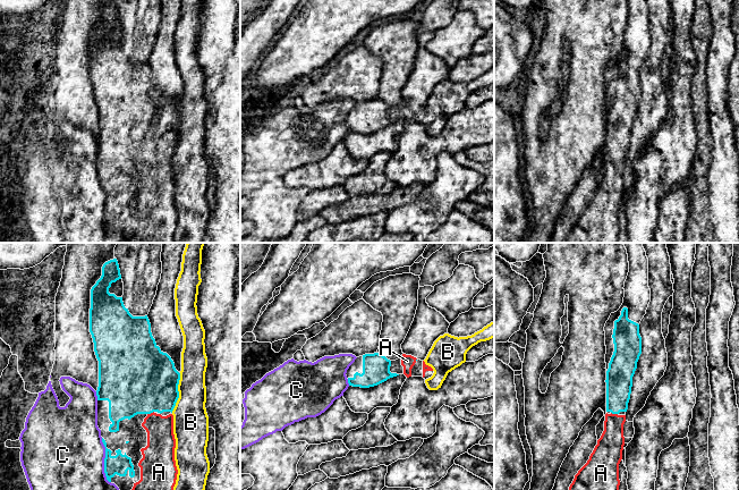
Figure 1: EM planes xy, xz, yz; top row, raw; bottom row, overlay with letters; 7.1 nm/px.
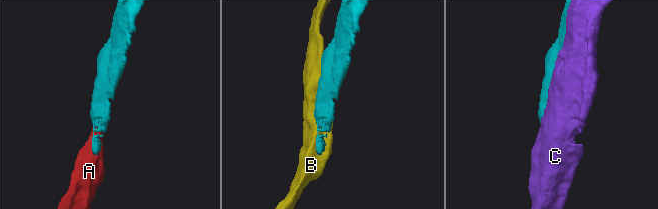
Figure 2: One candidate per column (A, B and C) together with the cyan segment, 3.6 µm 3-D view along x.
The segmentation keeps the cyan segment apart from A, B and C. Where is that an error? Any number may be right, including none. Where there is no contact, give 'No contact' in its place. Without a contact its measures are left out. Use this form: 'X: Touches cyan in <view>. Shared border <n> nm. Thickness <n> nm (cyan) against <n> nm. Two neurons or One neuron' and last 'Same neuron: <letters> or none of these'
A: Touches cyan in xy. Shared border 50 nm. Thickness 500 nm (cyan) against 200 nm. One neuron
B: Touches cyan in xy. Shared border 280 nm. Thickness 460 nm (cyan) against 260 nm. Two neurons
C: Touches cyan in xy. Shared border 320 nm. Thickness 140 nm (cyan) against 480 nm. Two neurons
Same neuron: A

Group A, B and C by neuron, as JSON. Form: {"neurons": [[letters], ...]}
{"neurons": [["A"], ["B"], ["C"]]}

